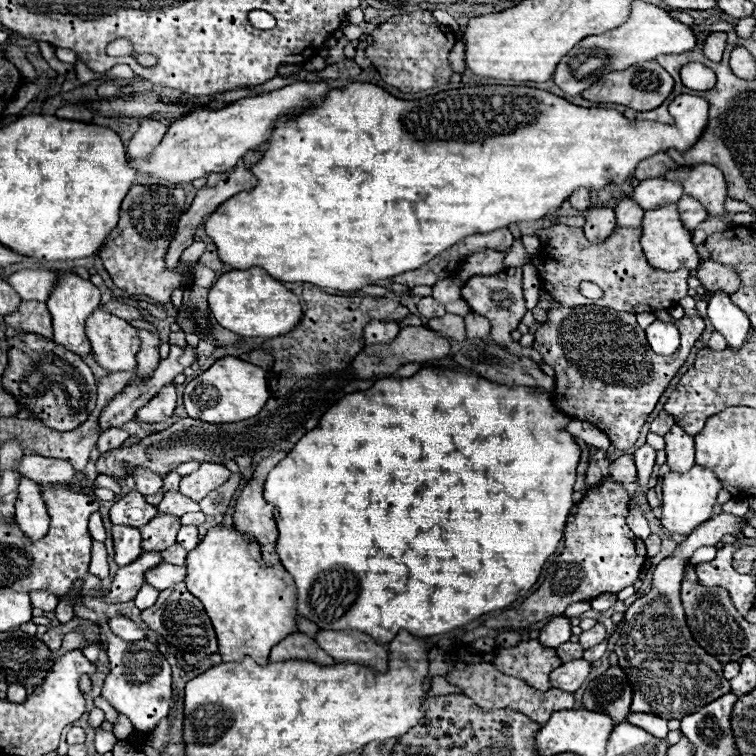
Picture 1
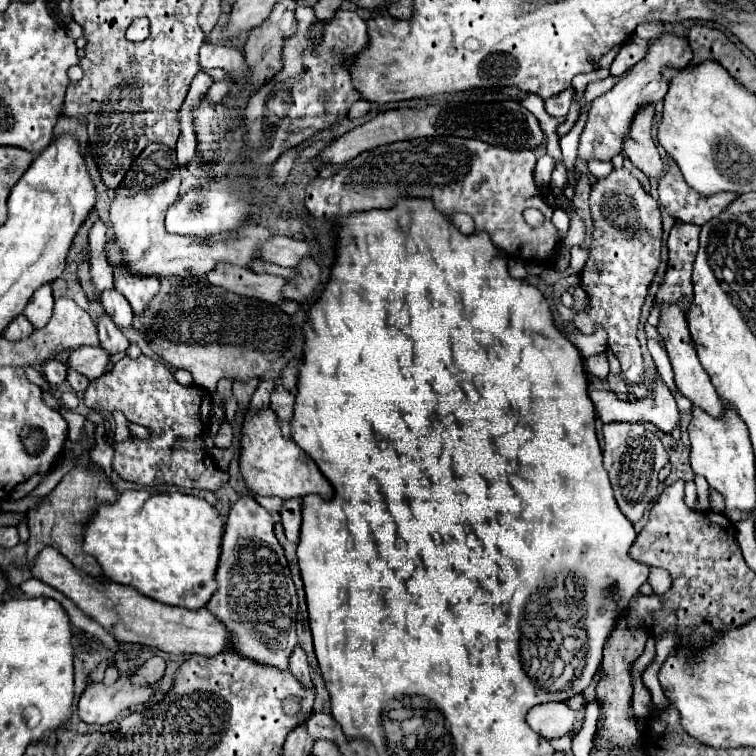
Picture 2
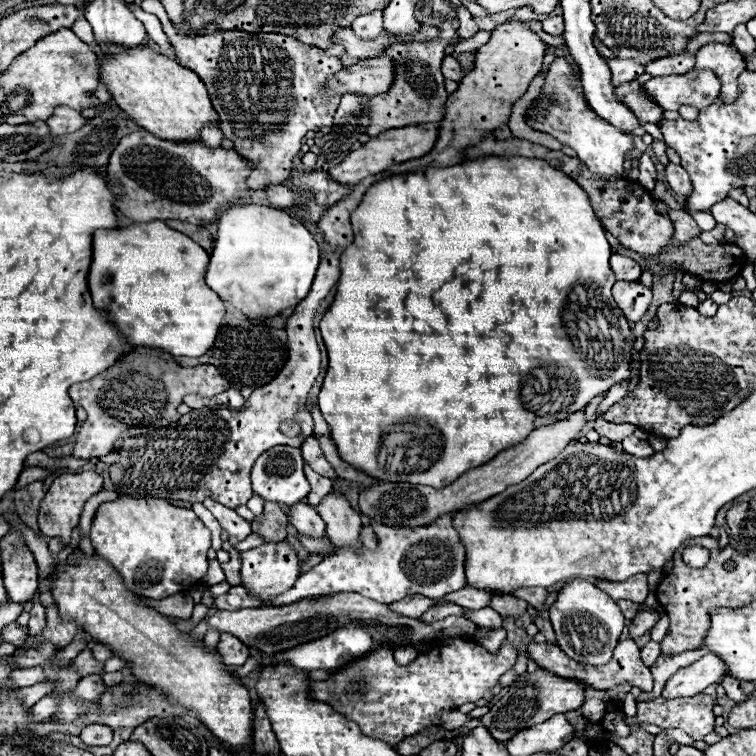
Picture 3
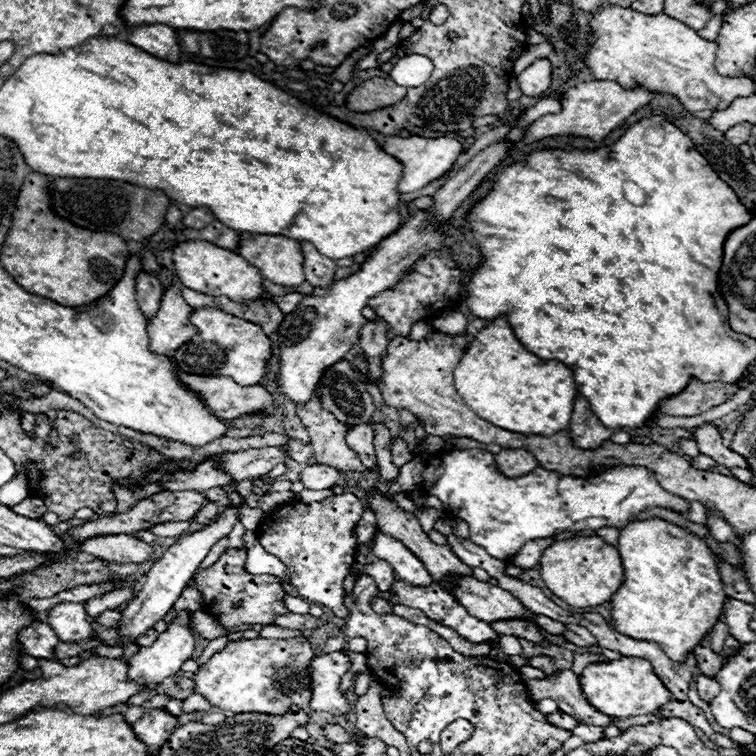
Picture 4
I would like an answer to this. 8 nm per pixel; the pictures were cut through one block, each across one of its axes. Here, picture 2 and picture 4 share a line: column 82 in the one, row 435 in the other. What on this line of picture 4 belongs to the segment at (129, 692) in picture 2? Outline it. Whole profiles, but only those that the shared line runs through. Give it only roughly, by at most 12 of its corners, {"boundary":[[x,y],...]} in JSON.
{"boundary":[[700,424],[694,442],[718,464],[748,468],[746,460],[722,444],[714,424]]}

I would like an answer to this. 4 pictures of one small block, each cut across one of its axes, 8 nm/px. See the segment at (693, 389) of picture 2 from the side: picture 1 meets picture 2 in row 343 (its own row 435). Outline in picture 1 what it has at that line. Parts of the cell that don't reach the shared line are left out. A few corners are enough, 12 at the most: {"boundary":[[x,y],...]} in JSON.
{"boundary":[[672,426],[664,436],[672,472],[694,466],[694,440]]}

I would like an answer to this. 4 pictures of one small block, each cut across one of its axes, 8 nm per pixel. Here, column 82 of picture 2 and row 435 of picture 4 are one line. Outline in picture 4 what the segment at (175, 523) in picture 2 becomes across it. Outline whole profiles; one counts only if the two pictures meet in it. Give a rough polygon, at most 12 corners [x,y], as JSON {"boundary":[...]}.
{"boundary":[[506,316],[470,342],[454,384],[518,434],[566,430],[572,370],[544,362]]}

